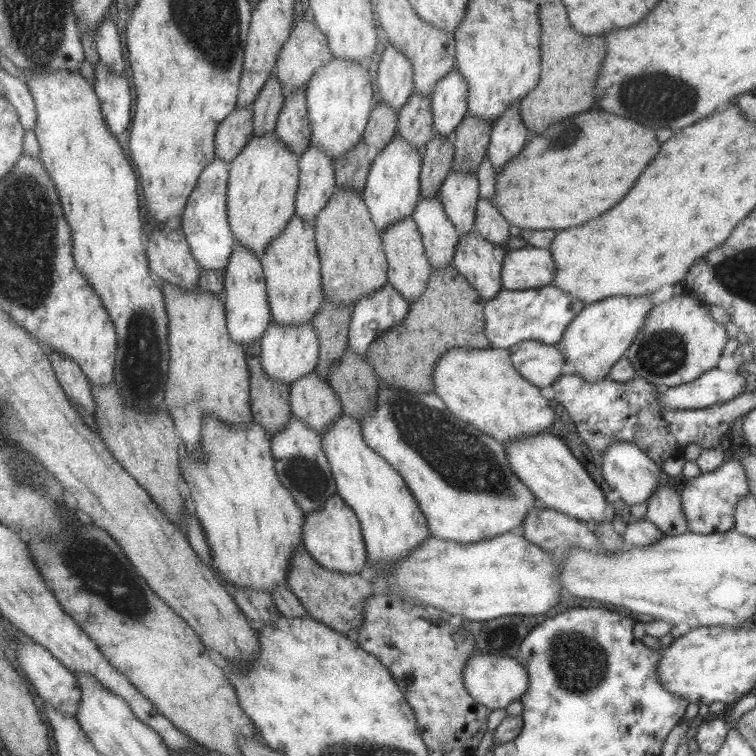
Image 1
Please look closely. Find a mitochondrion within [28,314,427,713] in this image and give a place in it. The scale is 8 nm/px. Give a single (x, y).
(101, 573)

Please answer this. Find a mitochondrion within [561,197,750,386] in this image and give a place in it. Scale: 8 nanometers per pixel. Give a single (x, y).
(664, 354)

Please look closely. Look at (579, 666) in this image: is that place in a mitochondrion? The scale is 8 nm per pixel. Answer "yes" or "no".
yes

